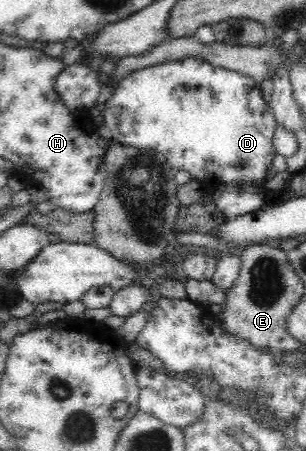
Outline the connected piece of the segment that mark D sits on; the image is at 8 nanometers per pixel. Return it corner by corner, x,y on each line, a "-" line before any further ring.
184,57
184,59
174,59
174,61
166,61
155,66
145,67
138,71
133,71
126,79
122,79
122,83
114,89
112,97
106,102
106,110
104,111
104,122
112,135
112,141
120,145
131,146
140,151
154,151
162,155
170,167
174,169
184,169
188,171
191,177
202,181
202,183
212,183
215,188
220,183
235,183
235,185
260,185
264,187
266,171
268,167
272,167
272,159
276,155
272,144
272,135
274,135
274,127
277,125
275,116
273,115
272,106
269,108
264,102
261,88
250,77
242,75
237,71
230,71
224,67
214,66
199,57

